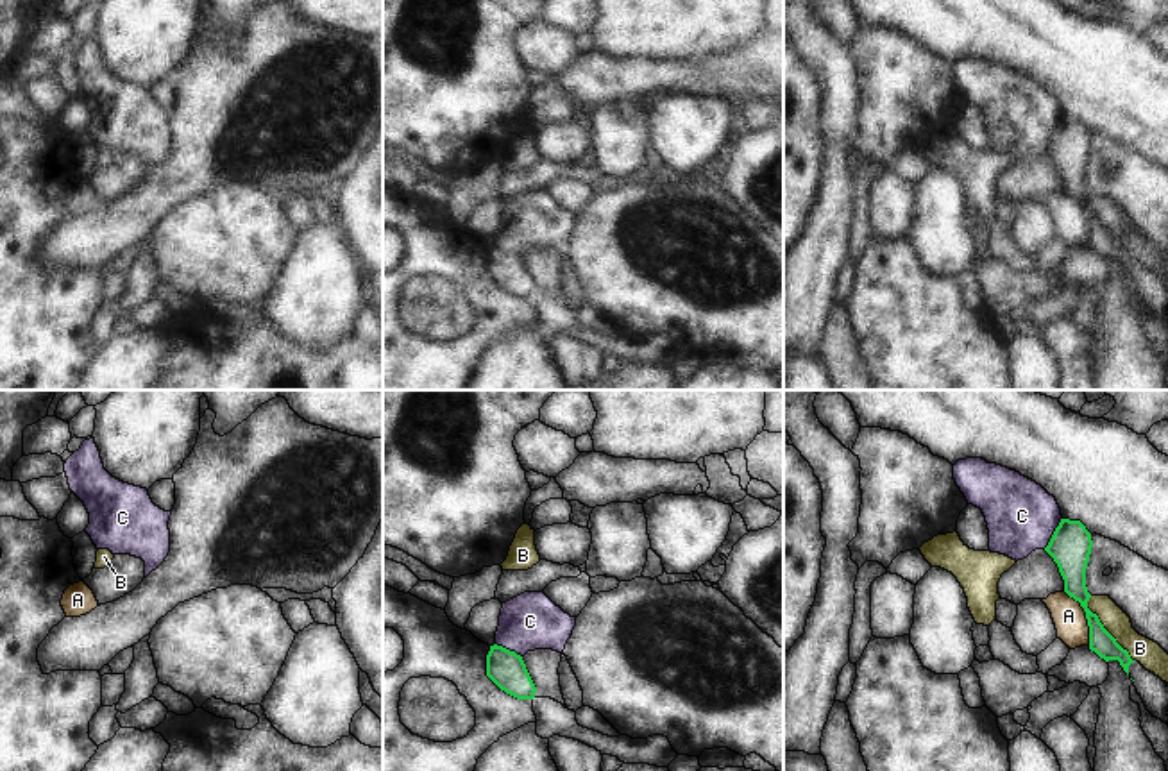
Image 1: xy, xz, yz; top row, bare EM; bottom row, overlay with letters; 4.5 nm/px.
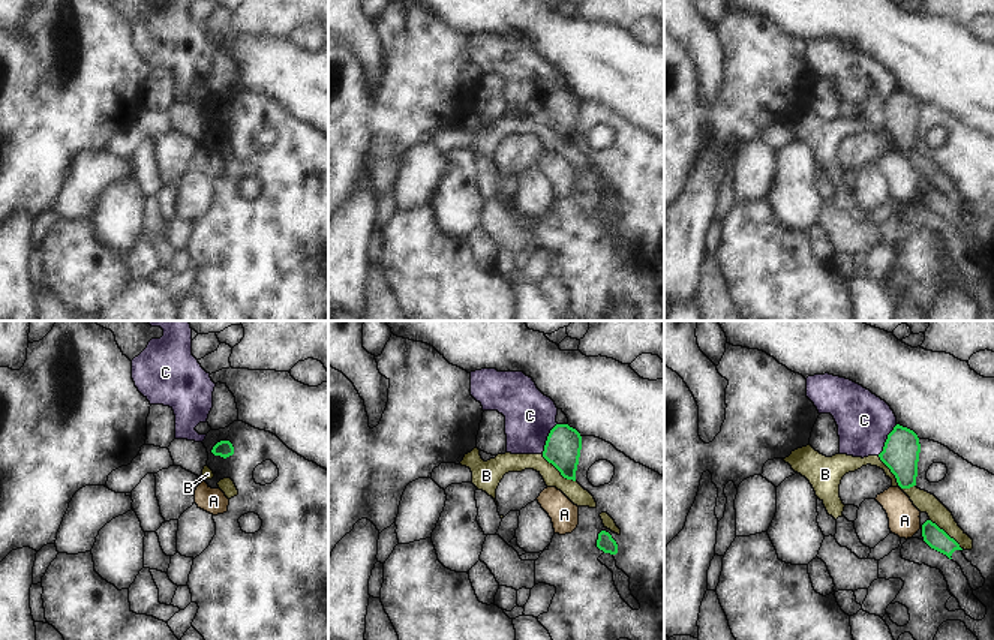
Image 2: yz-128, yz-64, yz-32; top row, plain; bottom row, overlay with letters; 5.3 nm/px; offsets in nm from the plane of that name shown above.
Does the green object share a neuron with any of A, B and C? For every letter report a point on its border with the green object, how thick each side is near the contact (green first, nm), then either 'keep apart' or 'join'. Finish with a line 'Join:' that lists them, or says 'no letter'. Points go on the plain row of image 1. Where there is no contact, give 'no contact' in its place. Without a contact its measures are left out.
A: contact yz (1086, 217); calibres 130 and 150 nm; keep apart
B: contact yz (1106, 229); calibres 110 and 120 nm; keep apart
C: contact yz (1054, 133); calibres 190 and 320 nm; keep apart
Join: no letter

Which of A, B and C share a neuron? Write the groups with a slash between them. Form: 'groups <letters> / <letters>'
groups A / B / C

